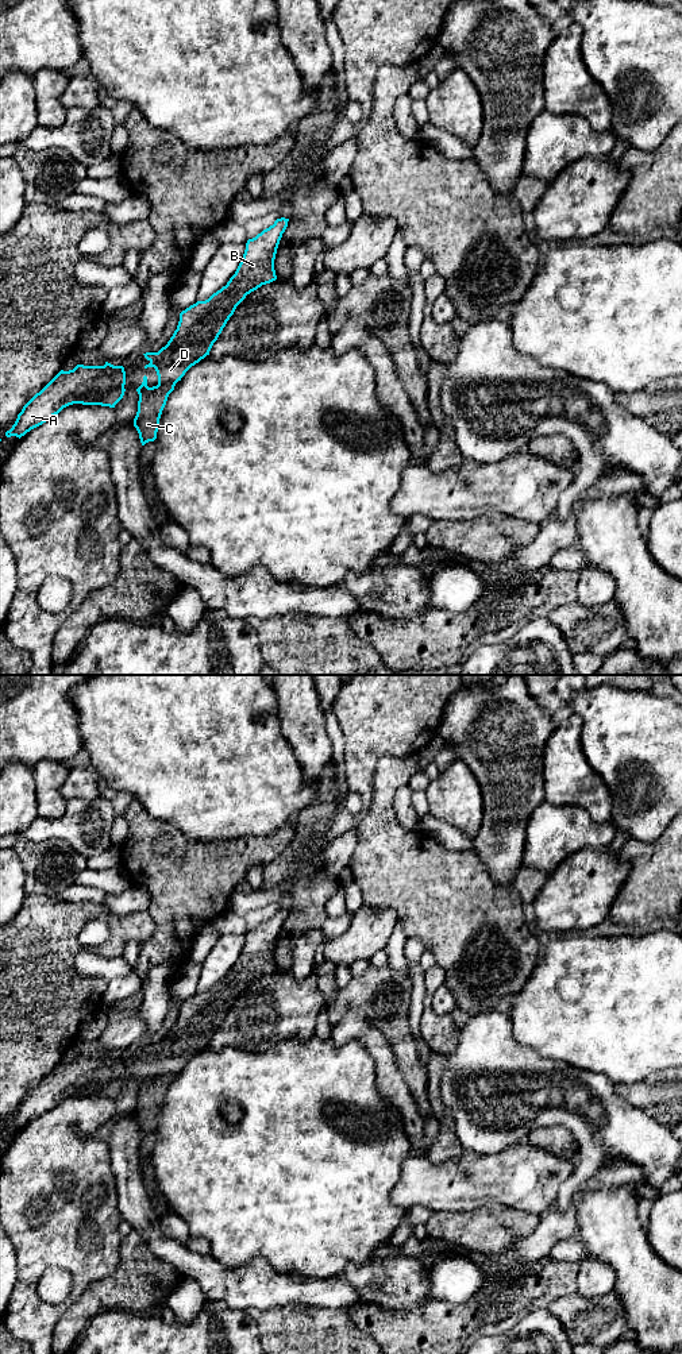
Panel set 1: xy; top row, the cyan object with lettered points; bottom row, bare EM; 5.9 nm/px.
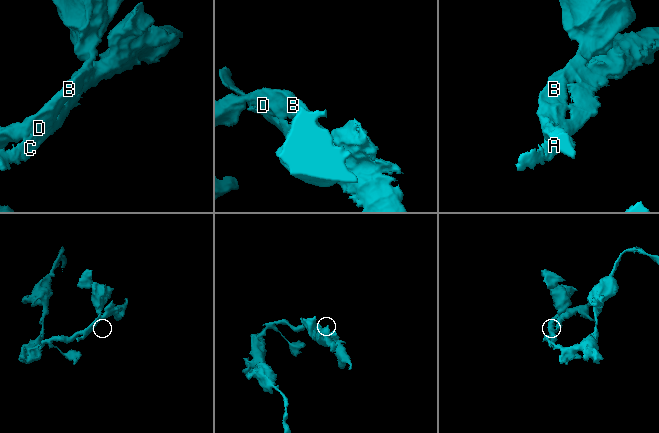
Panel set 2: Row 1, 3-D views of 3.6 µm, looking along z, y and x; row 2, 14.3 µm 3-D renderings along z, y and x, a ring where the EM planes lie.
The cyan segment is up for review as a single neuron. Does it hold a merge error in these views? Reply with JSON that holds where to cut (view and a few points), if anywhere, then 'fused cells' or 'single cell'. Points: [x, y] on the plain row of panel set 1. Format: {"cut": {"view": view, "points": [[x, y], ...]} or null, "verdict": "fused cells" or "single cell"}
{"cut": {"view": "xy", "points": [[174, 1073], [158, 1076]]}, "verdict": "fused cells"}

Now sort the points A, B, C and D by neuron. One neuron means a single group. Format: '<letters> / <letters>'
A B D / C

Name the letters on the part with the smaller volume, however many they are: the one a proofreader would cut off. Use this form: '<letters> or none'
C

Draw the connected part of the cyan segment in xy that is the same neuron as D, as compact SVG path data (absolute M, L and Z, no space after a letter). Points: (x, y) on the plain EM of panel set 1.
M281 909L273 917L263 921L255 929L248 930L243 949L226 977L213 984L205 992L197 992L180 1004L180 1012L173 1027L165 1038L158 1044L146 1044L145 1049L150 1053L145 1057L154 1058L158 1066L158 1076L177 1075L185 1064L209 1046L213 1034L217 1031L236 998L246 990L247 985L257 981L262 976L277 971L274 961L274 950L282 925L288 918L289 910Z

